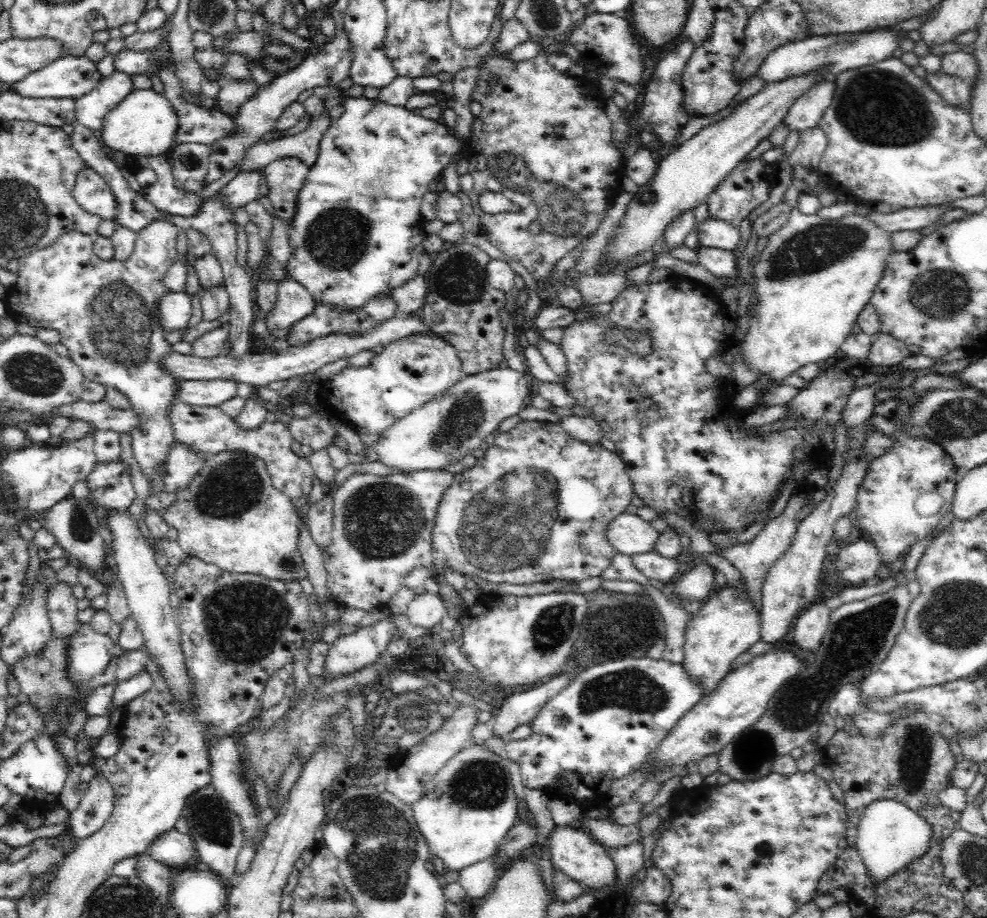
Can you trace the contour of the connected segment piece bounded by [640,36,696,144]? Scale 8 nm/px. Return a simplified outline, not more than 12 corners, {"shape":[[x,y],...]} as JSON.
{"shape":[[684,36],[658,60],[640,106],[664,144],[689,121],[678,80],[696,44]]}

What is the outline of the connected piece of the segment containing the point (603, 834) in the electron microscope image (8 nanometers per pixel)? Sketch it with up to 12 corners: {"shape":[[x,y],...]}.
{"shape":[[590,820],[582,827],[606,850],[639,840],[639,826]]}

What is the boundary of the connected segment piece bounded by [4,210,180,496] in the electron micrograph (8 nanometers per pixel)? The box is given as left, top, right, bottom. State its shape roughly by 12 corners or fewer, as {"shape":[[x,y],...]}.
{"shape":[[180,228],[128,260],[64,233],[18,259],[16,323],[56,330],[86,380],[130,399],[148,496],[166,491],[177,382],[156,315]]}

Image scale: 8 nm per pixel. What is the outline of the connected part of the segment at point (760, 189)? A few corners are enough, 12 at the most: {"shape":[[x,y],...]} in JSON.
{"shape":[[744,157],[706,198],[738,227],[770,198],[778,168]]}

